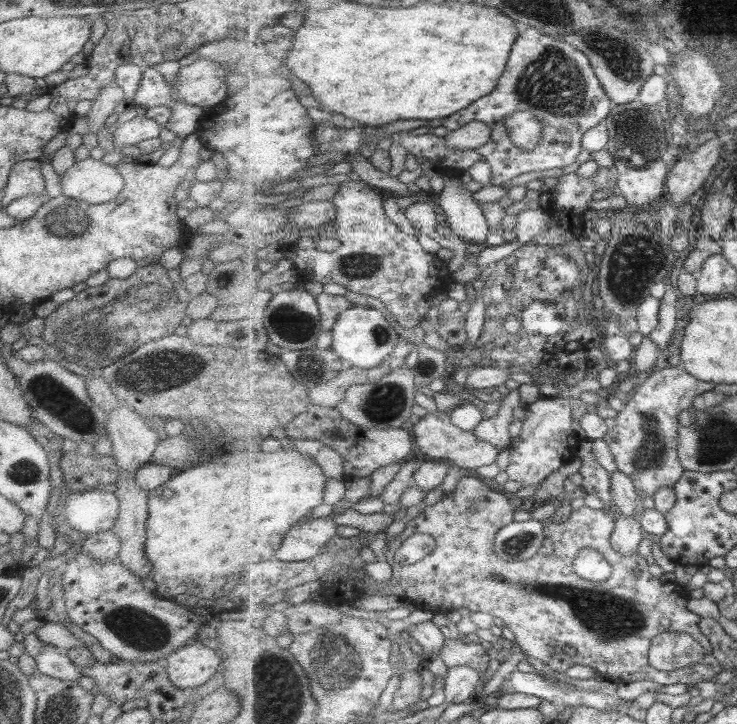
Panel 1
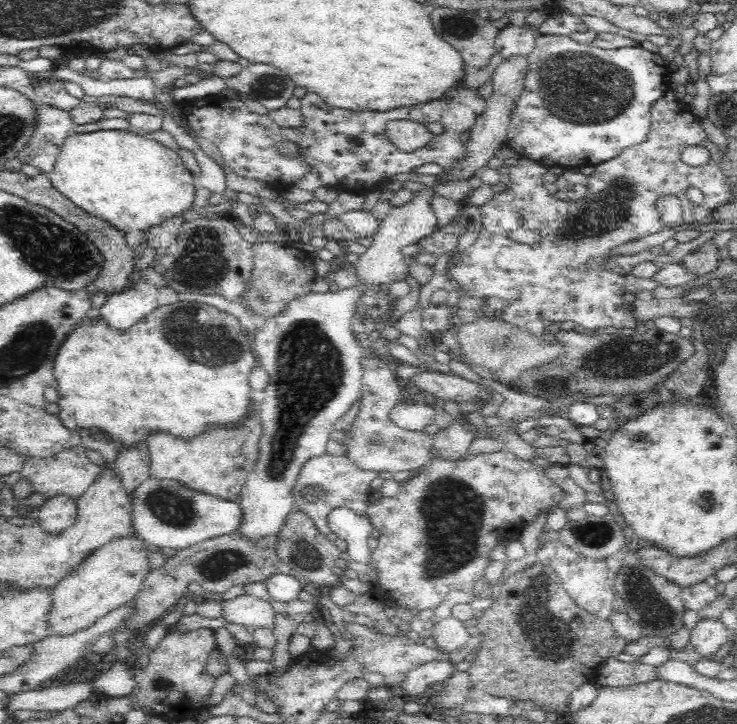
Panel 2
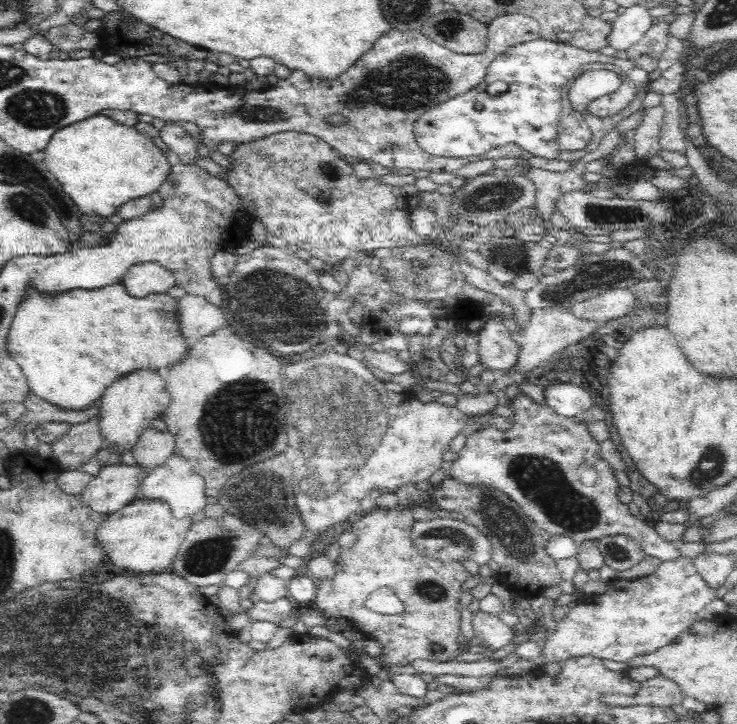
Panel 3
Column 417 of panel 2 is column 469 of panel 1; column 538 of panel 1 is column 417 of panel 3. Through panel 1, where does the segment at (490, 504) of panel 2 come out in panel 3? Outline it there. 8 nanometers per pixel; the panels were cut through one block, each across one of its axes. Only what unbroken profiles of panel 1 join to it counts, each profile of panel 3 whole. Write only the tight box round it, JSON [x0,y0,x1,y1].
[310,503,473,671]

